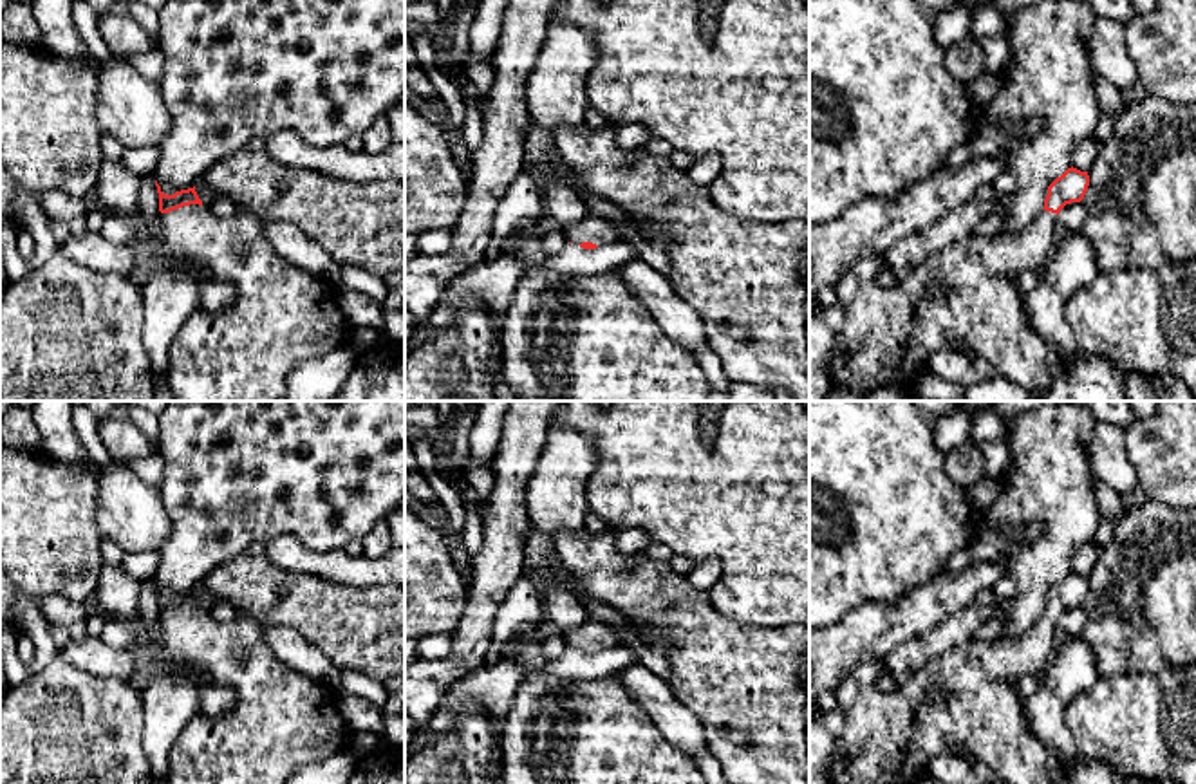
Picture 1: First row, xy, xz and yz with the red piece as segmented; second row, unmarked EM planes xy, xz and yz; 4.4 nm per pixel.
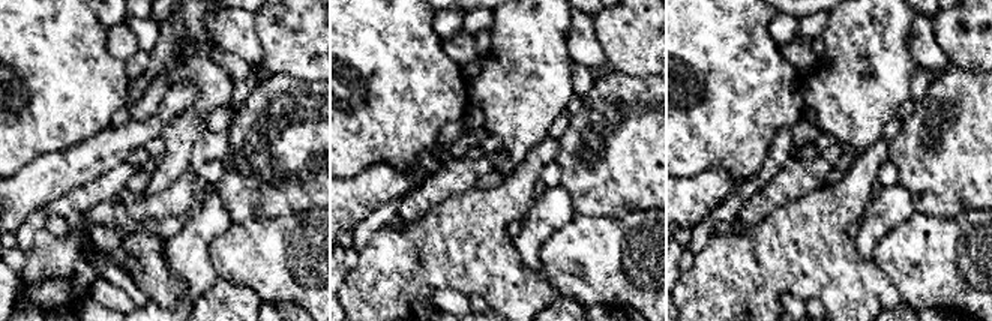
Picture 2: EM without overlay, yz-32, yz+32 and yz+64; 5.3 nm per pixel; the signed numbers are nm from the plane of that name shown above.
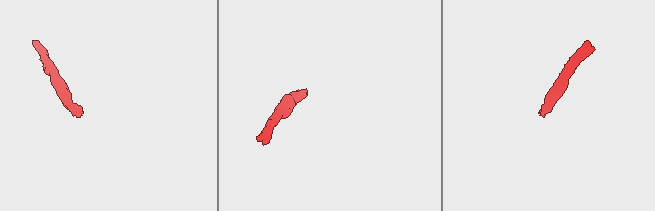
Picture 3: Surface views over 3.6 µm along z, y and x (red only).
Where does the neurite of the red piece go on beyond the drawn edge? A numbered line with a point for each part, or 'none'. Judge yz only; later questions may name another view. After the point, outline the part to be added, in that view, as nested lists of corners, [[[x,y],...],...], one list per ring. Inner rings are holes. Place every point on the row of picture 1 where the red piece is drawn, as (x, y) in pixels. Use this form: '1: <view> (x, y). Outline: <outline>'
1: yz (965, 293). Outline: [[[1041,210],[1019,231],[997,237],[972,235],[929,257],[894,287],[865,282],[849,309],[844,329],[835,334],[835,350],[827,361],[831,390],[871,394],[880,387],[911,390],[938,350],[959,350],[967,345],[988,359],[999,374],[1028,388],[1044,401],[1053,379],[1066,370],[1073,354],[1059,352],[1028,323],[1023,293],[1015,276],[1039,273],[1053,255],[1053,231],[1059,215]]]

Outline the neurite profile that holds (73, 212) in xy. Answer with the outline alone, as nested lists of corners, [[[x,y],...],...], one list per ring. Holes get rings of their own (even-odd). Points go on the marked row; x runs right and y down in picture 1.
[[[49,190],[40,201],[51,222],[63,222],[72,237],[89,231],[87,215],[90,210],[89,199],[69,197],[61,190]]]

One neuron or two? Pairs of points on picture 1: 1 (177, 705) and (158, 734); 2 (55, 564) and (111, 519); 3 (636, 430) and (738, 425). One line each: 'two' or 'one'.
1: one
2: two
3: one

